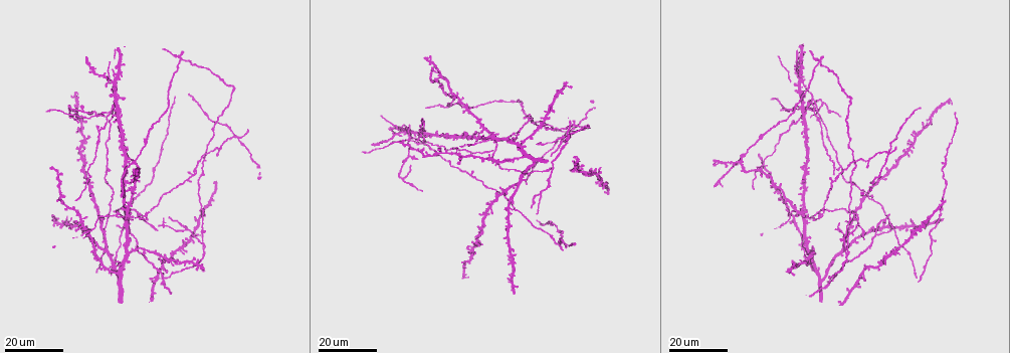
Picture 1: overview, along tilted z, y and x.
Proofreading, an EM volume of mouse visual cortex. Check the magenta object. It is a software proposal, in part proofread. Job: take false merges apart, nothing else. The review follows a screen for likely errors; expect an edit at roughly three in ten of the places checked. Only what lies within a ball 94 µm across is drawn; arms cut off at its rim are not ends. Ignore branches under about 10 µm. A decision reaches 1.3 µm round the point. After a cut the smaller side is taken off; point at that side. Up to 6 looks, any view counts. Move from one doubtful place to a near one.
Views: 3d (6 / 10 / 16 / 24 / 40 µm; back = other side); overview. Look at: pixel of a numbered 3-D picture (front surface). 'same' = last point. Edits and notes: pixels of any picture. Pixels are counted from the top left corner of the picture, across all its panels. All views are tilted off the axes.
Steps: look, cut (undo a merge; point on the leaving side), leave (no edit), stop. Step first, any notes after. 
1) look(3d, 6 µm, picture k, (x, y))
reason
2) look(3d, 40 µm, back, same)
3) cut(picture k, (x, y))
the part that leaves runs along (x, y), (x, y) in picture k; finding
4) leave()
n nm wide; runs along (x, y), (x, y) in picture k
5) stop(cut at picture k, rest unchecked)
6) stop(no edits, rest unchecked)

look(3d, 24 µm, picture 1, (132, 163))
thin arm on a thick one

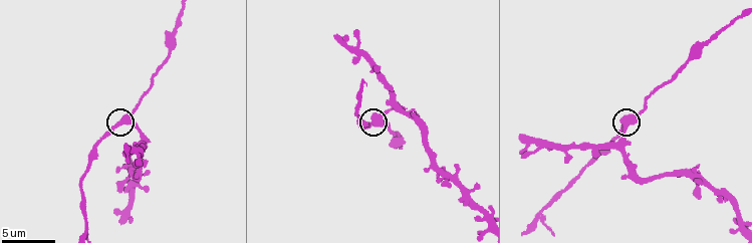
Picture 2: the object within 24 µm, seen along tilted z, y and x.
look(3d, 10 µm, picture 2, (376, 125))

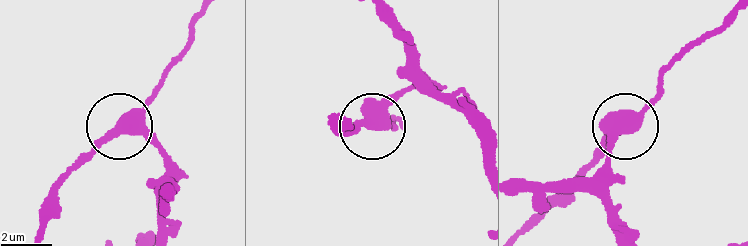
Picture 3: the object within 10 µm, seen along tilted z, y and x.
look(3d, 6 µm, picture 3, (372, 124))

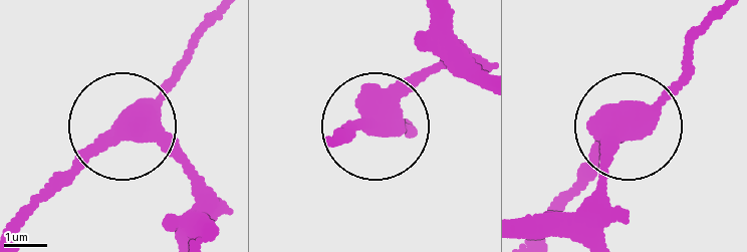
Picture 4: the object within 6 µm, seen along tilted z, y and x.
cut(picture 4, (165, 90))
side arm 17 µm; the part that leaves runs along (624, 119), (665, 90), (716, 20) in picture 4; two cells meet here

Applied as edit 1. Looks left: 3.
look(3d, 24 µm, picture 1, (806, 215))
small branch off a trunk

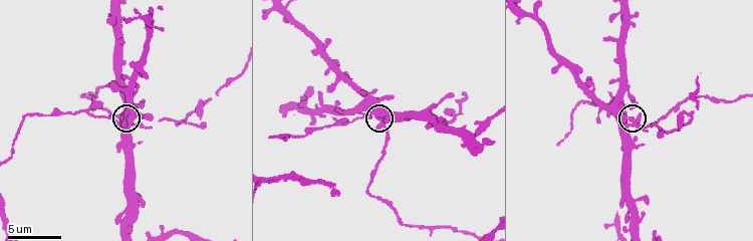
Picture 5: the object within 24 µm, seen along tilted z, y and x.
look(3d, 6 µm, picture 5, (632, 125))

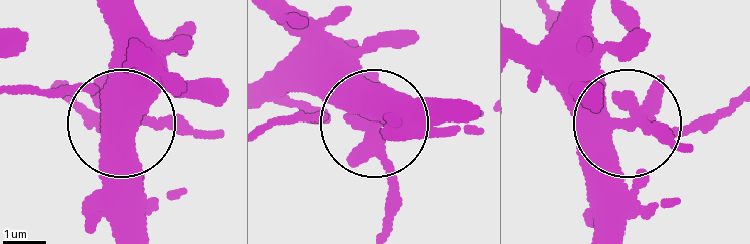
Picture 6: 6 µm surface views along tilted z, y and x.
cut(picture 6, (389, 188))
380 nm wide; the part that leaves runs along (372, 135), (392, 175), (384, 227) in picture 6; two cells meet here

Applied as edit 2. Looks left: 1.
stop(cut at picture 4, cut at picture 6, rest unchecked)

